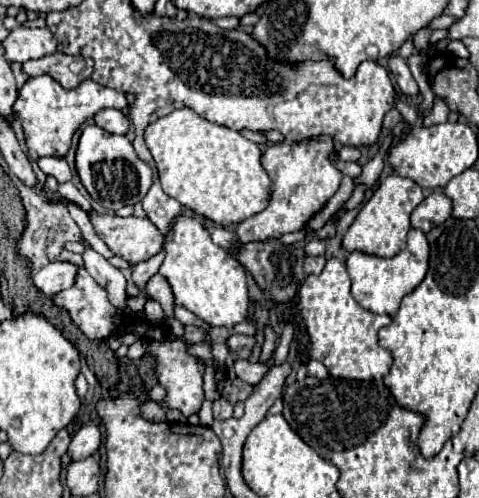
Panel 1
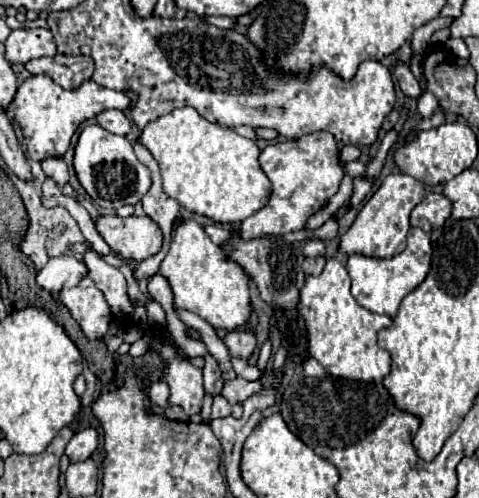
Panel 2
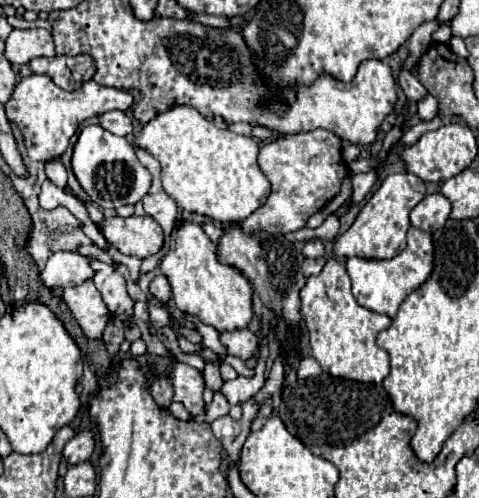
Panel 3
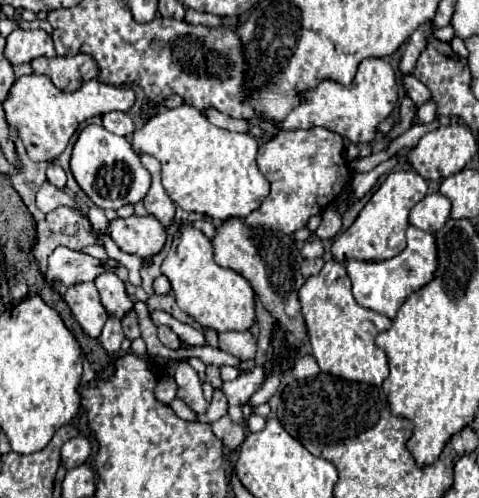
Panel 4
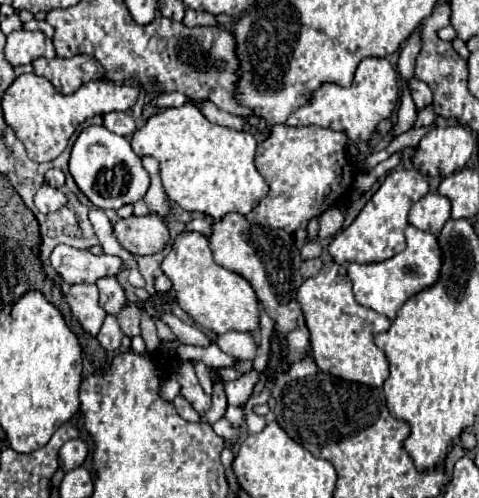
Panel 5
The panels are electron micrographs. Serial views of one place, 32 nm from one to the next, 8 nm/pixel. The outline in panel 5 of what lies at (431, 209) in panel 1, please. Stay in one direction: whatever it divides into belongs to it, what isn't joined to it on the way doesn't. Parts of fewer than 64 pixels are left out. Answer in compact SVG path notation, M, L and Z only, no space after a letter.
M426 194L408 214L408 222L418 230L440 234L444 222L450 218L450 200L440 194Z

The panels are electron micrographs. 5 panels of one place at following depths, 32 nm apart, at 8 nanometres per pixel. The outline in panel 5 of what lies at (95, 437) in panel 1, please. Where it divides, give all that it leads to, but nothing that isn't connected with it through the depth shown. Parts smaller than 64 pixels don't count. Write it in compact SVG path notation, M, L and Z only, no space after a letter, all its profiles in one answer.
M80 438L68 440L68 442L60 448L60 454L58 454L60 468L62 468L64 472L70 472L70 470L82 466L86 454L88 454L88 446L86 446Z

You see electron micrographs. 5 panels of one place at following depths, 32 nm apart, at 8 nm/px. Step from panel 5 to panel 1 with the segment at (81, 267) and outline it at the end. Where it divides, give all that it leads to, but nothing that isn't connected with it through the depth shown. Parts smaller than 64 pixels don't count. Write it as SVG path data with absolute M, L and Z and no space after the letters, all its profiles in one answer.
M52 260L48 266L44 266L40 272L36 272L34 284L38 290L42 290L46 296L54 296L64 288L70 288L76 282L78 264L70 260Z

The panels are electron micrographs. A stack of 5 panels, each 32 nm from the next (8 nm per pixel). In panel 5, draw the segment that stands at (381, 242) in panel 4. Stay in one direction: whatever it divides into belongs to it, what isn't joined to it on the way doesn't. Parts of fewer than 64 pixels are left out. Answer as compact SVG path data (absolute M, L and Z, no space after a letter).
M392 170L380 184L380 188L374 192L374 196L368 200L368 204L360 210L356 220L332 238L328 252L334 258L334 262L372 264L388 260L398 252L402 252L406 244L404 228L408 226L408 210L412 208L414 202L418 202L426 194L428 194L428 178L422 176L418 170Z

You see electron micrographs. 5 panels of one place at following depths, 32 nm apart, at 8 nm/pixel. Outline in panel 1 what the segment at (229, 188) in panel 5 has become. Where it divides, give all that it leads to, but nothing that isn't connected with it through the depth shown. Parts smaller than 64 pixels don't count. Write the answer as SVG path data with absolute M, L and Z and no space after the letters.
M180 108L148 124L144 140L156 160L164 192L214 224L236 226L268 206L272 180L260 164L262 150L240 132L208 122L192 108Z

